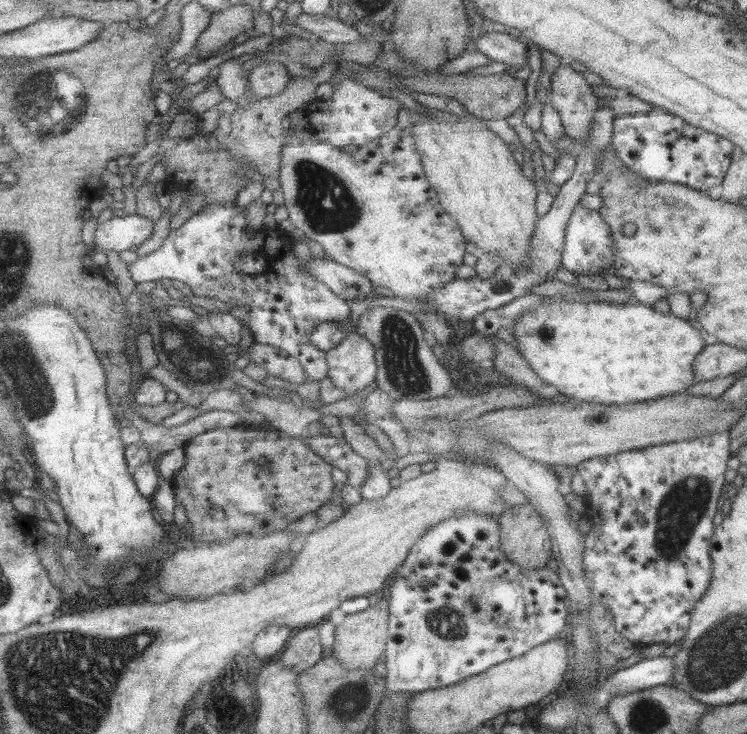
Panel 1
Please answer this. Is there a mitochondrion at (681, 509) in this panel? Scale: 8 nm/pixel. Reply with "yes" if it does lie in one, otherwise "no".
yes

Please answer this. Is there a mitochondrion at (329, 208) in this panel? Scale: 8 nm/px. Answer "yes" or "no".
yes

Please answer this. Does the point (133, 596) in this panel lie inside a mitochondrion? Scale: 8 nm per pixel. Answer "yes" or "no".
no

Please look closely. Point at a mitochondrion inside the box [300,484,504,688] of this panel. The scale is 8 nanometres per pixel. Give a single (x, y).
(448, 627)

